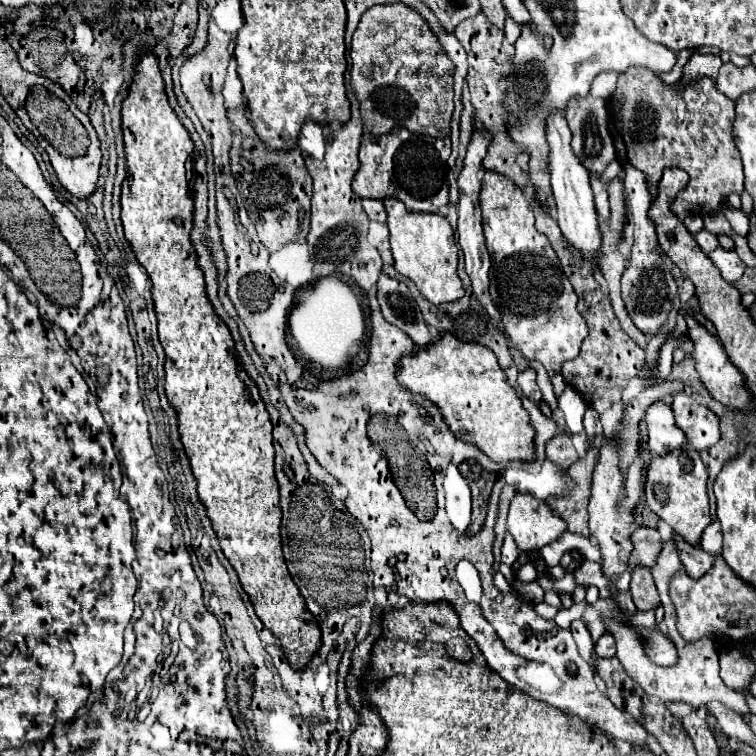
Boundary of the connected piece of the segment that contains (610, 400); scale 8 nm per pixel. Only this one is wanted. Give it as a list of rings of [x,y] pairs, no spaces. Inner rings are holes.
[[[538,213],[536,229],[542,235],[546,235],[548,241],[552,243],[552,249],[556,251],[556,255],[562,263],[562,269],[568,275],[568,279],[574,285],[574,291],[578,295],[578,311],[582,313],[582,317],[586,319],[586,325],[588,325],[588,337],[582,343],[580,355],[576,359],[564,363],[562,375],[568,385],[572,385],[574,389],[578,389],[584,395],[584,399],[590,407],[594,407],[598,413],[604,413],[614,403],[622,401],[622,391],[626,389],[628,381],[642,371],[642,367],[646,363],[646,353],[628,335],[624,335],[624,329],[620,327],[620,323],[612,311],[610,297],[604,295],[600,281],[596,277],[582,279],[584,259],[580,259],[580,253],[576,249],[568,247],[568,241],[564,239],[556,219],[552,219],[544,213]]]

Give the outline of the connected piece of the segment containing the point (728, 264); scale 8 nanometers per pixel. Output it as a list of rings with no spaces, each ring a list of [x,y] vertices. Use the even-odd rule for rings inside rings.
[[[718,247],[716,251],[710,253],[710,257],[712,257],[712,261],[716,263],[716,267],[720,269],[722,277],[728,283],[736,283],[744,275],[746,265],[740,261],[740,257],[734,251],[726,251],[726,249]]]

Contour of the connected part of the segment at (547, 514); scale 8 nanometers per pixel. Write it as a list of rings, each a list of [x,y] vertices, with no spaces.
[[[516,493],[508,511],[508,531],[520,551],[540,551],[564,531],[564,521],[530,493]]]

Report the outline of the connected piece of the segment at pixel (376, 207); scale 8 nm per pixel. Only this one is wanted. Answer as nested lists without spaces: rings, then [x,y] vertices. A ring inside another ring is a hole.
[[[362,199],[362,207],[366,211],[366,215],[370,217],[370,221],[386,221],[386,211],[384,211],[384,205],[382,201],[376,201],[376,199]]]

